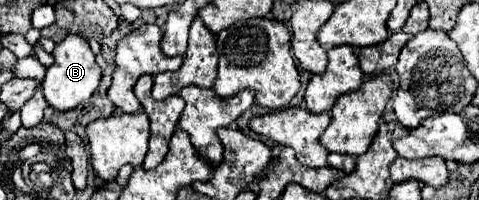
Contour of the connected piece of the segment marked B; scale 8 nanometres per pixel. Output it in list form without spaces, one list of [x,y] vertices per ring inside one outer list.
[[[68,35],[68,39],[62,39],[54,49],[54,63],[46,69],[46,77],[40,83],[40,89],[48,101],[48,105],[56,111],[68,111],[78,107],[80,103],[86,103],[92,93],[98,89],[102,71],[94,61],[94,53],[90,51],[90,45],[86,39],[80,39],[78,35]]]

